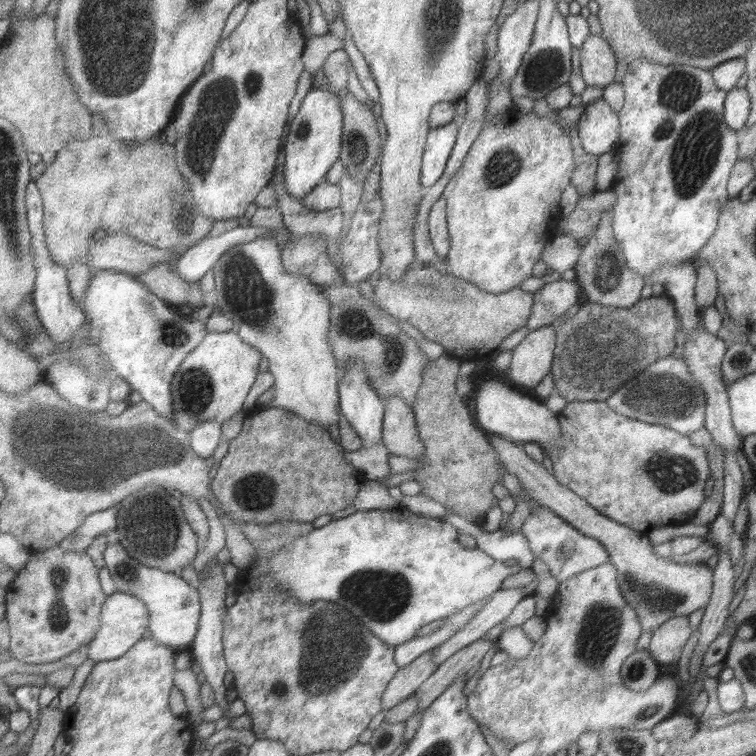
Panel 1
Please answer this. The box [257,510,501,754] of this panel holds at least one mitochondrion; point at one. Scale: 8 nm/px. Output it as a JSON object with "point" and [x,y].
{"point":[337,655]}

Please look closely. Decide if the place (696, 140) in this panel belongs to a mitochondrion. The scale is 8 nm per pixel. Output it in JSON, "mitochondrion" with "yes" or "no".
{"mitochondrion":"yes"}

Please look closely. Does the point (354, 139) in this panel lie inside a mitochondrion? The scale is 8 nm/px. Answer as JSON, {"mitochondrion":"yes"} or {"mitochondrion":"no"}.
{"mitochondrion":"no"}

